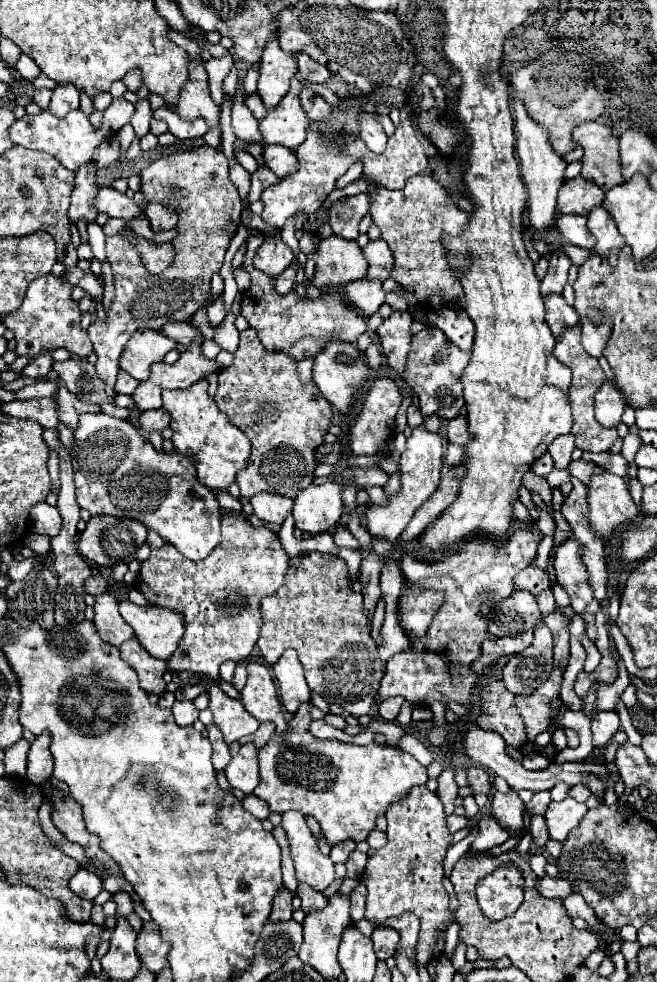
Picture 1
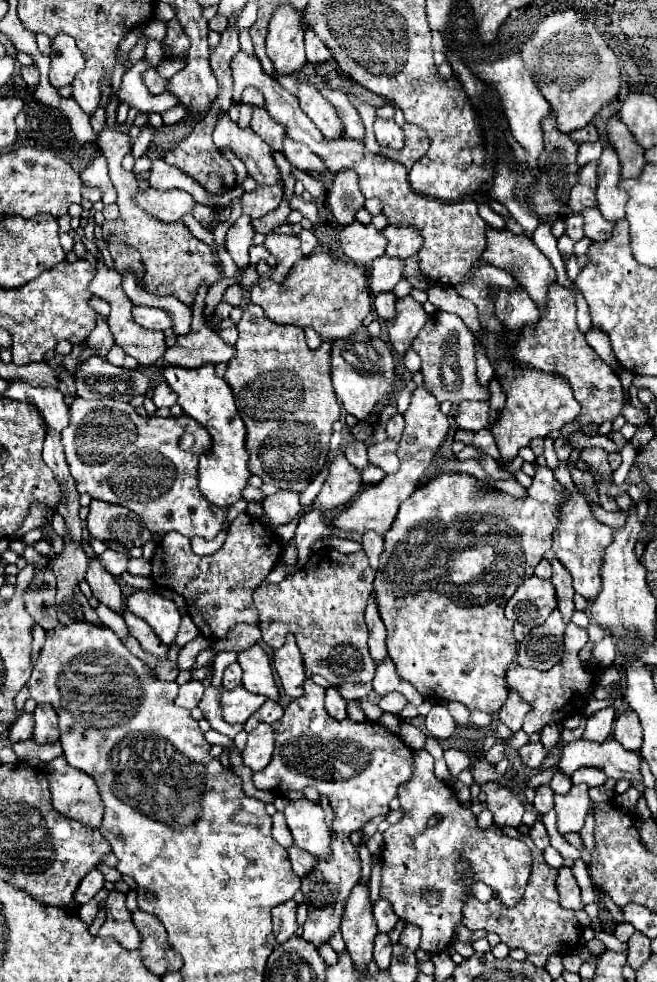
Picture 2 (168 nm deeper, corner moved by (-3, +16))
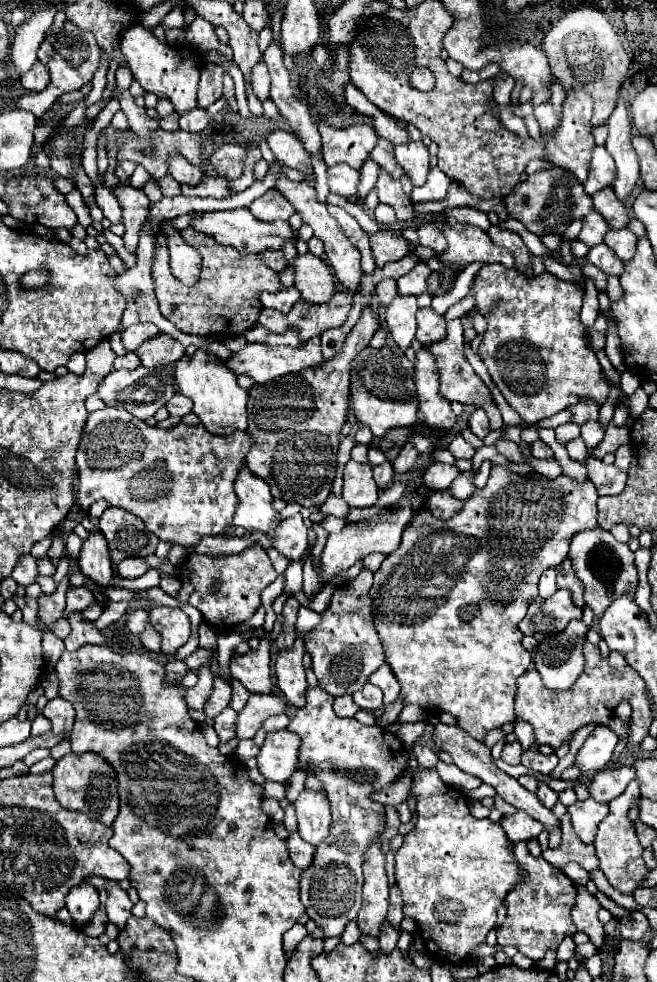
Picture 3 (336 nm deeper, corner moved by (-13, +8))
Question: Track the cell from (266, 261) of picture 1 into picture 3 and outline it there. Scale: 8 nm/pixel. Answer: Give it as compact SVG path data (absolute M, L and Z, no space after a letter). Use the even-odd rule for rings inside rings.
M314 254L298 256L294 262L296 270L296 288L300 290L302 298L312 304L326 304L332 294L336 292L336 282L332 270Z

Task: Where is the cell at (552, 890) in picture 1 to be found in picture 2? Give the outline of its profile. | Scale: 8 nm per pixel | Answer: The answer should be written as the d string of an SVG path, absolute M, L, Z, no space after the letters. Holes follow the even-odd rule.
M568 866L558 868L558 876L556 876L556 890L560 894L560 904L564 908L570 910L578 910L582 908L582 900L580 900L580 886L572 874L572 870Z

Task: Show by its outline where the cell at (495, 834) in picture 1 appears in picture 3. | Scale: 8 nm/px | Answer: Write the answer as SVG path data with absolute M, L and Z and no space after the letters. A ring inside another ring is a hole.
M518 810L512 816L502 818L500 824L502 824L508 840L514 842L514 844L516 842L528 842L528 840L536 838L544 830L542 824L538 824L538 820L526 816L526 812L522 812L522 810Z

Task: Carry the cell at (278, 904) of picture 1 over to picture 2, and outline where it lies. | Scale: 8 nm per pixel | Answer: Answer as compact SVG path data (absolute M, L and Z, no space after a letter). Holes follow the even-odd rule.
M286 900L282 904L278 904L276 908L272 908L272 924L274 924L274 936L276 940L282 944L286 942L290 936L294 936L298 924L296 924L296 902L294 900Z

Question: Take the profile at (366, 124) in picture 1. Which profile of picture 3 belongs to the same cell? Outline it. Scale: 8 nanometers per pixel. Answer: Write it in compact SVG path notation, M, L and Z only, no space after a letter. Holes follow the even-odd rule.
M408 142L396 146L396 160L404 168L406 176L412 180L412 186L422 186L430 170L430 154L422 142Z

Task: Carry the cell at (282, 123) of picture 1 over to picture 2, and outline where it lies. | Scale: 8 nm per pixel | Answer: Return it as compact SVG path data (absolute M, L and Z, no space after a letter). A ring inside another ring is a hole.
M298 80L298 100L300 100L300 108L304 108L304 112L308 114L308 118L320 128L320 132L326 138L338 138L338 136L342 136L340 118L336 116L336 110L332 108L332 104L328 104L320 96L320 92L316 90L316 86Z

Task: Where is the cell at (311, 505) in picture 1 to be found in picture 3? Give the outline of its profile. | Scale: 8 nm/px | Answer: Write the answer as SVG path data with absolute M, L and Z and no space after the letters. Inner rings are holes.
M350 460L344 468L344 500L350 508L368 508L378 500L378 486L372 478L370 464Z

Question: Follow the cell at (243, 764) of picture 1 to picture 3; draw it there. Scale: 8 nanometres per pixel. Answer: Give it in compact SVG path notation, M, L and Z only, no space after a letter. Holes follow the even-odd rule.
M290 730L270 732L258 754L258 768L266 780L286 784L298 770L300 736Z

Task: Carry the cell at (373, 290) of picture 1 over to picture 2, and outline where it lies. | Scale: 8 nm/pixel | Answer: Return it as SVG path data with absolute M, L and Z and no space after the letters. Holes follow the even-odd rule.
M388 256L376 258L372 262L372 266L368 268L368 282L370 282L372 294L380 294L380 292L392 290L404 278L402 266L404 266L404 262L392 260Z

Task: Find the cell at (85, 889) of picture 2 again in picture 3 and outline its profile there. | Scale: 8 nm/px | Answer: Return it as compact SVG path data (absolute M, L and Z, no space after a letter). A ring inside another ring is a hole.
M78 884L70 888L70 892L66 894L66 908L76 928L84 928L86 924L90 924L98 906L100 906L98 892L90 884Z

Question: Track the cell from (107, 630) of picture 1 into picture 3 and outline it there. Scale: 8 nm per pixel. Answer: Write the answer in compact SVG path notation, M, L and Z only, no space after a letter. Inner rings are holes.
M100 530L90 532L90 536L82 542L82 550L78 556L78 568L84 576L94 580L98 586L108 586L114 572L110 568L110 554L106 546L106 538Z

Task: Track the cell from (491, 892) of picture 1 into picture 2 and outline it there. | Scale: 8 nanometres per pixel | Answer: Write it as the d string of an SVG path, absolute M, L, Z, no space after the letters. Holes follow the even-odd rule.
M426 750L416 752L416 772L408 784L400 786L398 800L404 816L400 818L398 824L390 824L390 828L384 832L384 848L380 854L380 862L382 862L380 898L392 904L400 920L420 926L422 930L420 948L424 952L430 954L444 952L454 940L456 924L462 920L462 902L468 894L468 882L458 880L454 874L454 866L458 860L466 858L474 875L480 875L480 880L486 882L504 906L512 908L522 900L530 876L530 866L532 866L532 854L528 846L520 840L504 836L496 826L490 826L484 832L478 830L474 814L458 802L458 798L454 796L448 784L444 784L434 776L434 758Z

